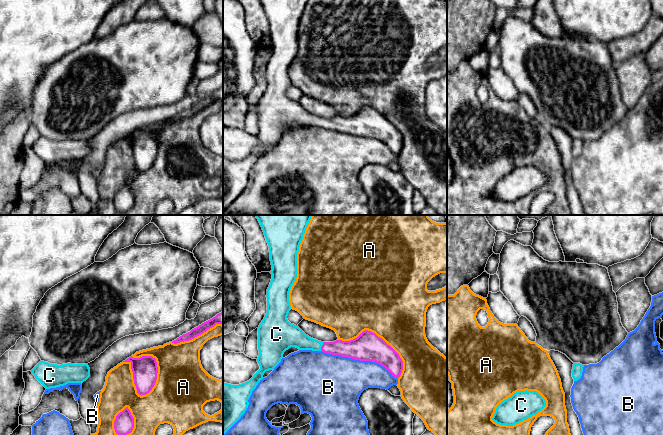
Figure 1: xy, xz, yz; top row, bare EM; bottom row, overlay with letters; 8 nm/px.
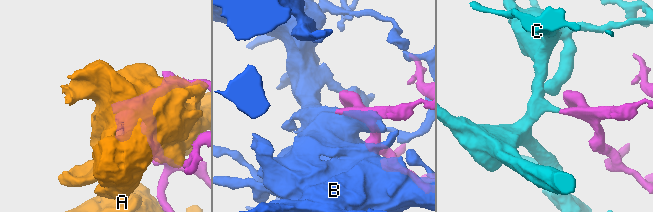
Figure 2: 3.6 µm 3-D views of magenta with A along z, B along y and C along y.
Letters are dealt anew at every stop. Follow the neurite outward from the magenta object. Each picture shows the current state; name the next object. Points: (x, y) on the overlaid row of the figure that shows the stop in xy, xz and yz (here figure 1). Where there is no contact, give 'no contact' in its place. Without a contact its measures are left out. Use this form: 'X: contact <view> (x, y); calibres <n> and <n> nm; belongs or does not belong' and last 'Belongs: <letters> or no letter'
A: contact xy (156, 377); calibres 200 and 440 nm; does not belong
B: contact xz (359, 359); calibres 220 and 400 nm; does not belong
C: contact xz (322, 346); calibres 150 and 170 nm; belongs
Belongs: C

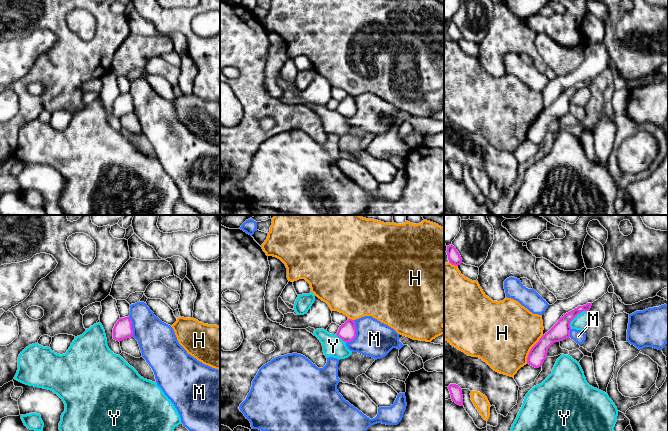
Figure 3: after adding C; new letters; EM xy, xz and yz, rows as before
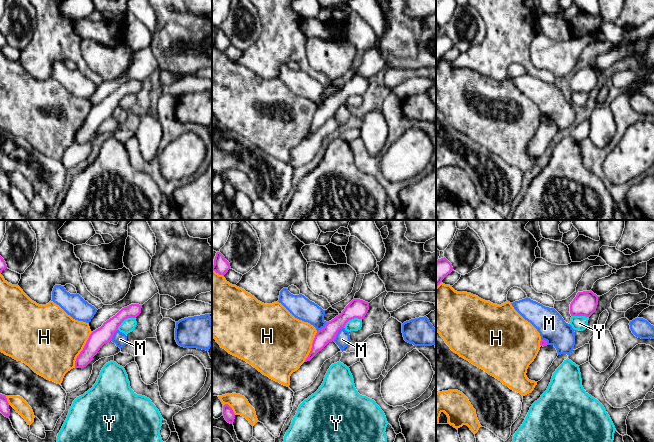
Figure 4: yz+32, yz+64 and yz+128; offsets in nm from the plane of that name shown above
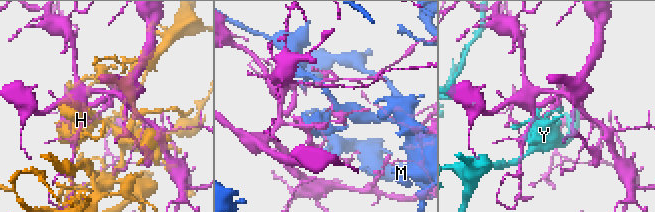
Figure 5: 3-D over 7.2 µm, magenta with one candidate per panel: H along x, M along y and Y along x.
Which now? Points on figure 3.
H: contact yz (530, 350); calibres 140 and 500 nm; does not belong
M: contact xz (355, 333); calibres 140 and 300 nm; does not belong
Y: contact yz (575, 316); calibres 150 and 130 nm; does not belong
Belongs: no letter

